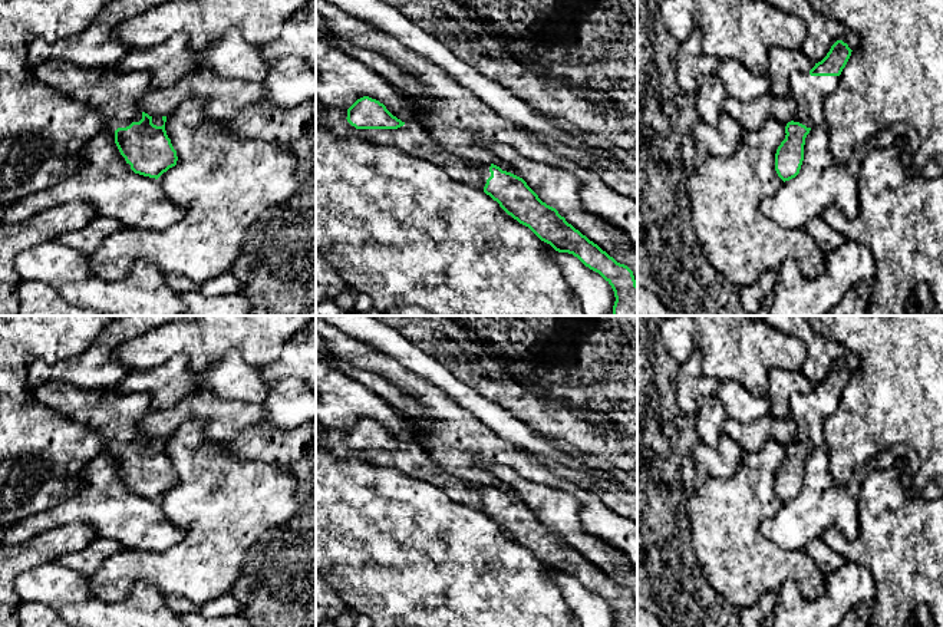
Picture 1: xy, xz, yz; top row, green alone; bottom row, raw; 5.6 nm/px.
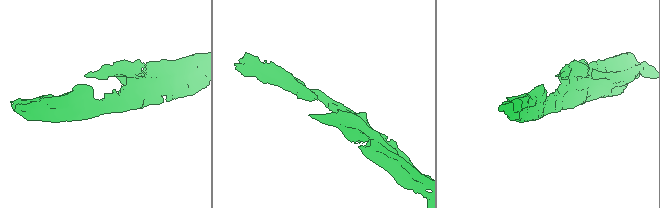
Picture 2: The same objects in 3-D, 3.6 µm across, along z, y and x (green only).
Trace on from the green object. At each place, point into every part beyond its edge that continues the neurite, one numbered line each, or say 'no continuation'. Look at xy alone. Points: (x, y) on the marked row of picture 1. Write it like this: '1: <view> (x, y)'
1: xy (116, 95)

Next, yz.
1: yz (808, 92)

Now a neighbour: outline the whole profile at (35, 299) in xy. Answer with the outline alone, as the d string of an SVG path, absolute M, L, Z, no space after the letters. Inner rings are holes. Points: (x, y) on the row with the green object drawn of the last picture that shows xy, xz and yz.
M22 281L17 294L17 316L100 316L95 310L70 306L55 288L40 281Z

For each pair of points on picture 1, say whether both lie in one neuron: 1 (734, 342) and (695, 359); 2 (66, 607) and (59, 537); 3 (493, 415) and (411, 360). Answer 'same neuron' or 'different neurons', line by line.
1: different neurons
2: different neurons
3: same neuron

